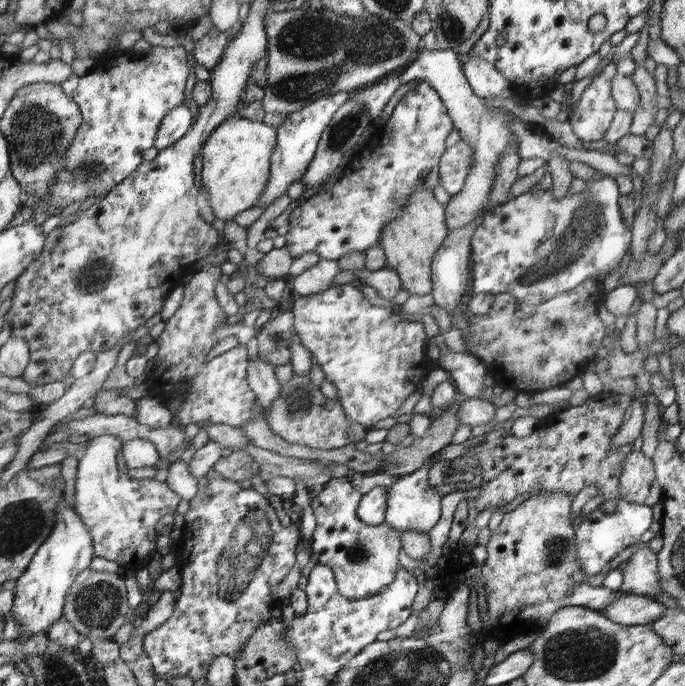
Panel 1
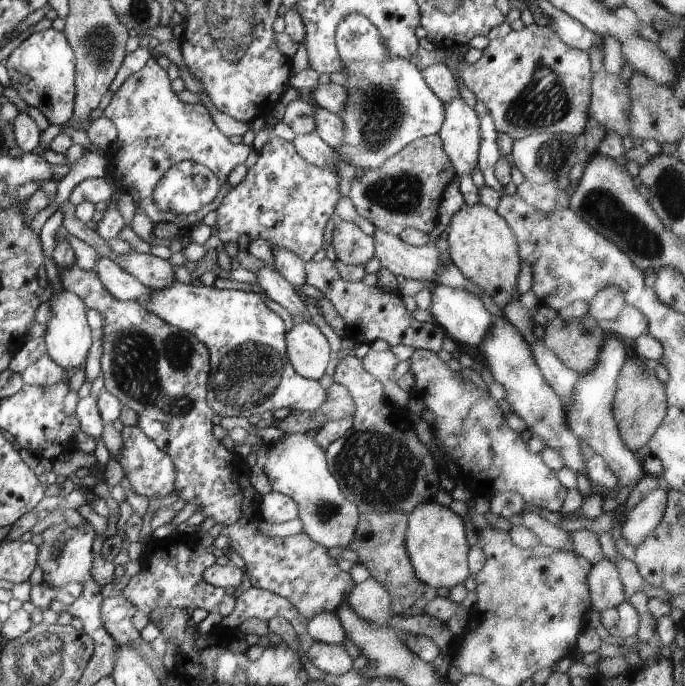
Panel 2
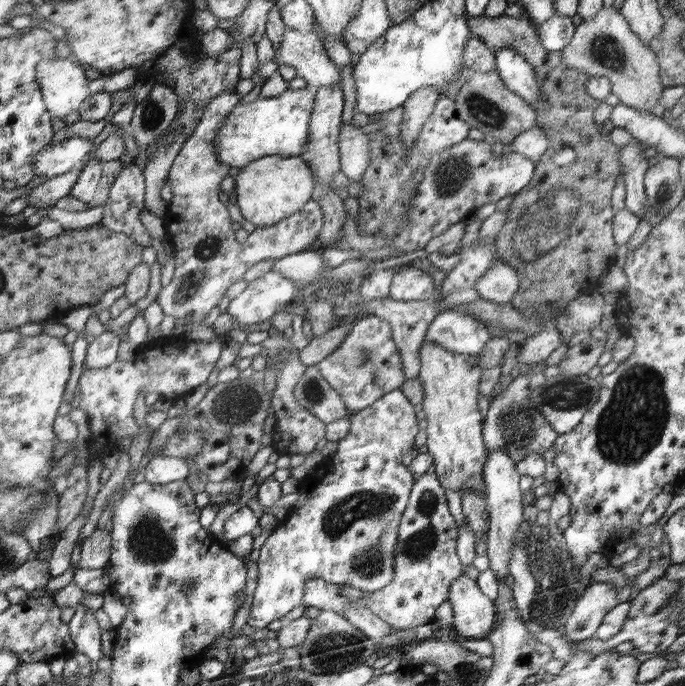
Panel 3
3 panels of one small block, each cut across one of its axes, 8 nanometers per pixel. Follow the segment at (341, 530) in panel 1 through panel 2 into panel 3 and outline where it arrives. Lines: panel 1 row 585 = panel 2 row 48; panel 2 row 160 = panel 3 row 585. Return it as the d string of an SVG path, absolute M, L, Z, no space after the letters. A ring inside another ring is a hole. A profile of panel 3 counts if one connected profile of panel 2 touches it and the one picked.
M396 389L368 408L349 415L348 435L338 441L334 456L326 458L310 475L299 480L300 497L260 548L258 581L246 625L266 629L275 620L283 620L290 610L303 604L311 578L322 578L330 584L344 584L350 591L357 588L366 593L379 591L393 579L401 518L409 506L413 484L420 477L406 464L406 456L419 448L418 436L422 436L425 427L424 420L418 420L420 410L419 404Z

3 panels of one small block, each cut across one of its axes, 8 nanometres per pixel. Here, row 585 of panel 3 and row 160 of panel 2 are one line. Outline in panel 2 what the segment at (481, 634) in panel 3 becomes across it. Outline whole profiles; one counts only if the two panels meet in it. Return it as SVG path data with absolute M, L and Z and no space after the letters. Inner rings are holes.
M462 97L452 100L445 107L445 123L438 136L444 142L445 152L457 169L457 177L471 176L478 166L480 152L480 118L474 108L464 102Z

